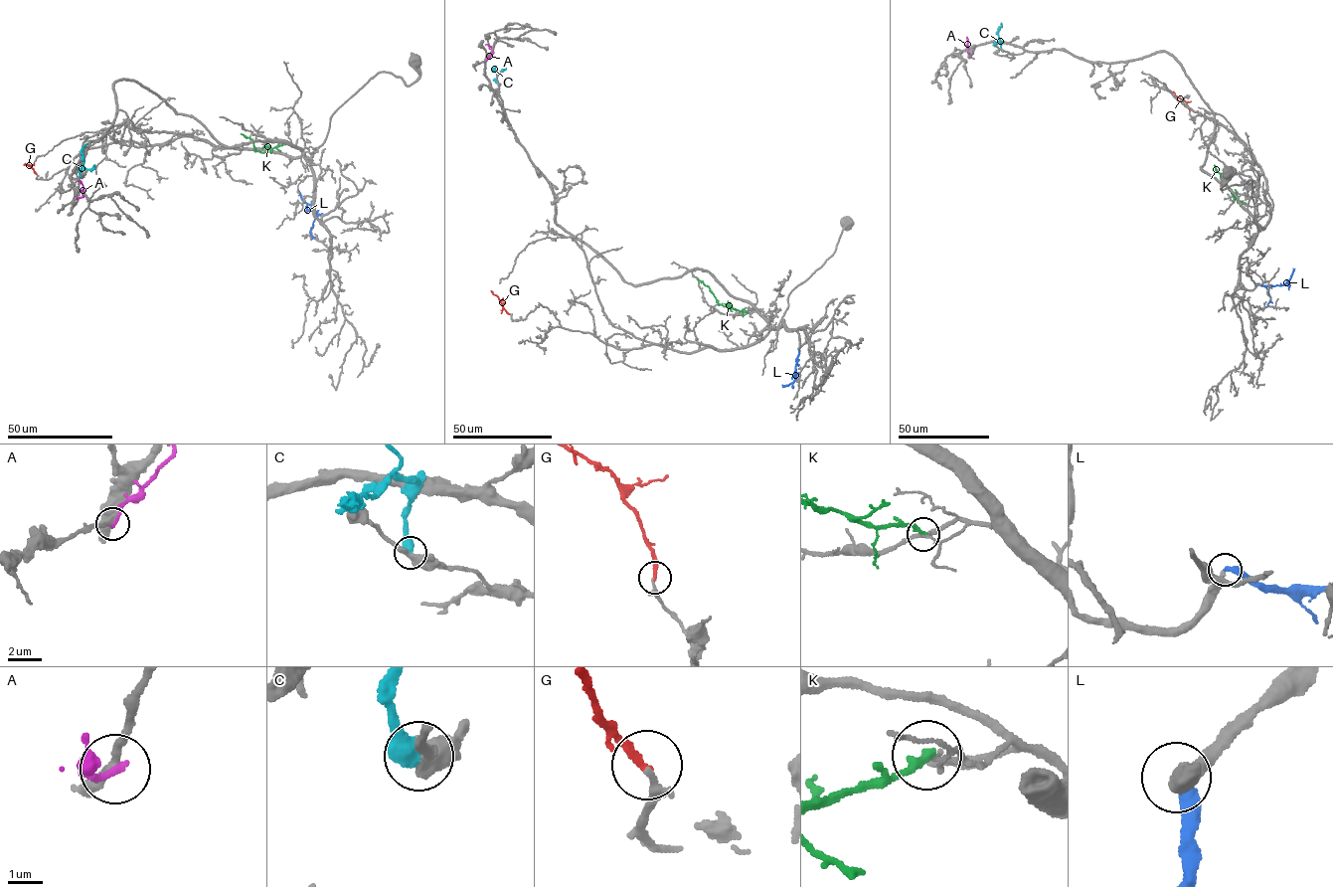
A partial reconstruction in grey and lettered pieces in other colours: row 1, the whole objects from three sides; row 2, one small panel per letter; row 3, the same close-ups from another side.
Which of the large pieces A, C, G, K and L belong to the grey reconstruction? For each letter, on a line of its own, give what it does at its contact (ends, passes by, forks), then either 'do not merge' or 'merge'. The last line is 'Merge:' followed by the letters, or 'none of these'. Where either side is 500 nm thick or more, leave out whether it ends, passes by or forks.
A: it ends there; do not merge
C: do not merge
G: it ends there; merge
K: it ends there; do not merge
L: it ends there; do not merge
Merge: G

